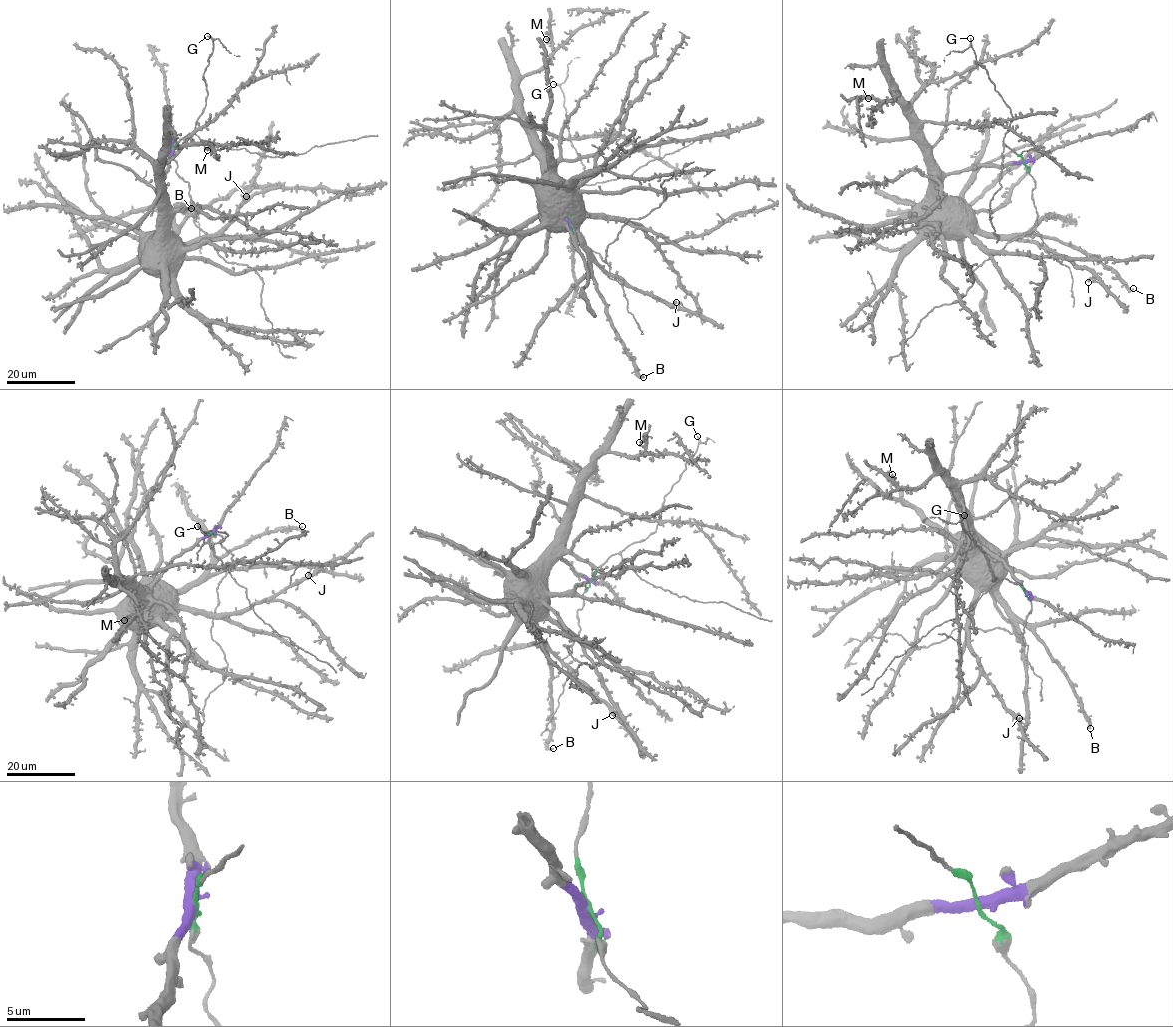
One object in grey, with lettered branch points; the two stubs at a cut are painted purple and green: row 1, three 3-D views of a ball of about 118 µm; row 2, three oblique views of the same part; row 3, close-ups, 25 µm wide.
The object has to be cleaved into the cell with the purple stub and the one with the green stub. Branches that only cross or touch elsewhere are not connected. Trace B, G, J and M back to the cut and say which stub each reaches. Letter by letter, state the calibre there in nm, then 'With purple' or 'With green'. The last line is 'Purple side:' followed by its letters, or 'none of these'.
B: Thickness 240 nm. With purple
G: Thickness 280 nm. With green
J: Thickness 420 nm. With purple
M: Thickness 400 nm. With purple
Purple side: B, J, M

